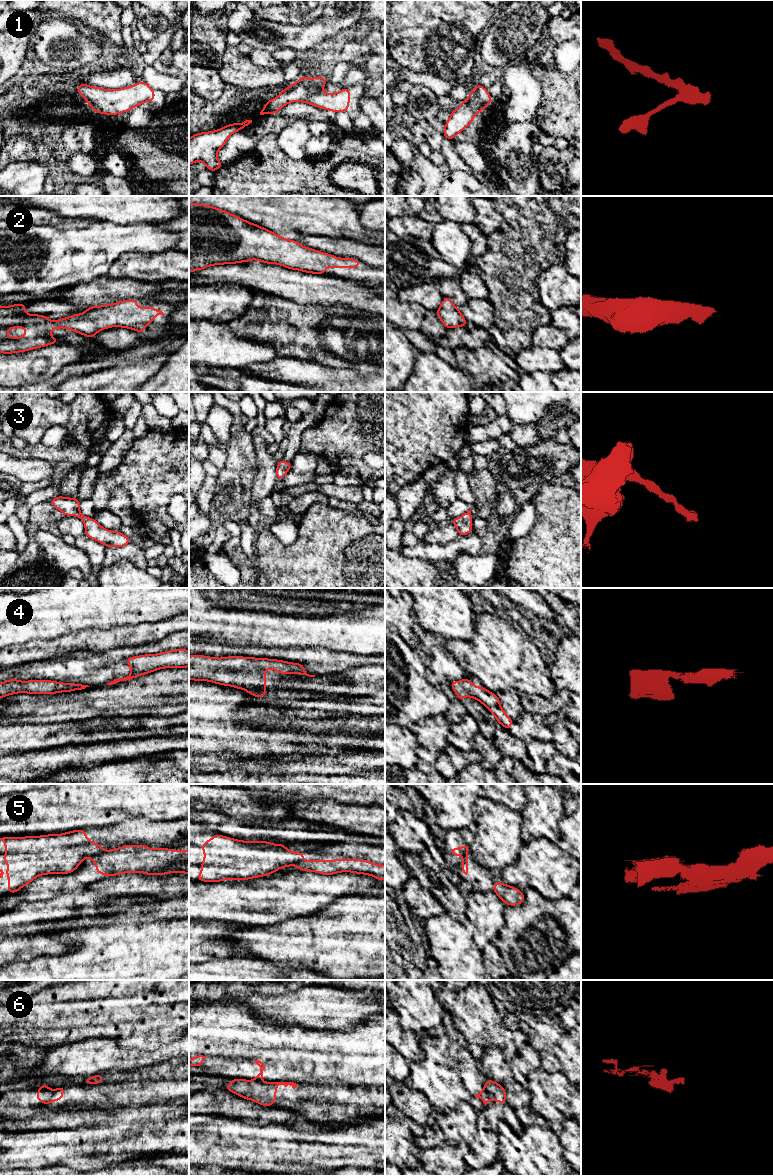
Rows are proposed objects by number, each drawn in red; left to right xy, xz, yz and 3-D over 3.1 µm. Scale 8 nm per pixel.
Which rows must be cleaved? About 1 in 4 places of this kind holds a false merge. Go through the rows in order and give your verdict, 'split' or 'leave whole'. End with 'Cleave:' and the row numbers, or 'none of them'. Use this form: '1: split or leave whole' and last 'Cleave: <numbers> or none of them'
1: leave whole
2: leave whole
3: leave whole
4: leave whole
5: split
6: split
Cleave: 5, 6

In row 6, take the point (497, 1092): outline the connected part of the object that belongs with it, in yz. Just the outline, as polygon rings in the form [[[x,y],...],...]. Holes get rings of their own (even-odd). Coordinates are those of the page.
[[[487,1079],[484,1088],[491,1100],[495,1100],[500,1104],[506,1103],[506,1090],[502,1085]]]

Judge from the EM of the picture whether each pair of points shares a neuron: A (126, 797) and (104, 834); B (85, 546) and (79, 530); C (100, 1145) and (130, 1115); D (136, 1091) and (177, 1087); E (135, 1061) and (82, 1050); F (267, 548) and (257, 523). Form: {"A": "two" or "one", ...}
{"A": "two", "B": "two", "C": "one", "D": "one", "E": "one", "F": "two"}

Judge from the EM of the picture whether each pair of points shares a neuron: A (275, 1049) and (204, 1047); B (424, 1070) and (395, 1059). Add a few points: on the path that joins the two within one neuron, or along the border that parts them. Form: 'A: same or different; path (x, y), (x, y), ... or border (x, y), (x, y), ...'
A: same; path (257, 1049), (222, 1048)
B: different; border (409, 1063), (409, 1079), (406, 1082)

